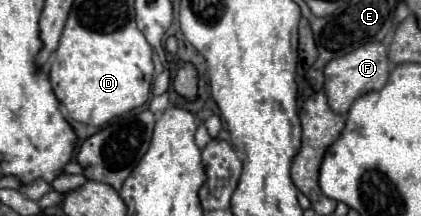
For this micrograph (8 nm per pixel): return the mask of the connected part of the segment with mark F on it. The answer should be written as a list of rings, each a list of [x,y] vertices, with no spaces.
[[[370,42],[370,44],[364,44],[356,50],[352,50],[350,54],[342,56],[342,58],[334,58],[326,64],[324,68],[324,74],[326,74],[326,84],[324,84],[324,90],[326,90],[326,96],[328,96],[328,104],[330,108],[340,114],[340,116],[346,116],[352,102],[372,90],[380,90],[386,80],[388,80],[388,54],[386,54],[386,48],[380,44],[380,42]]]

